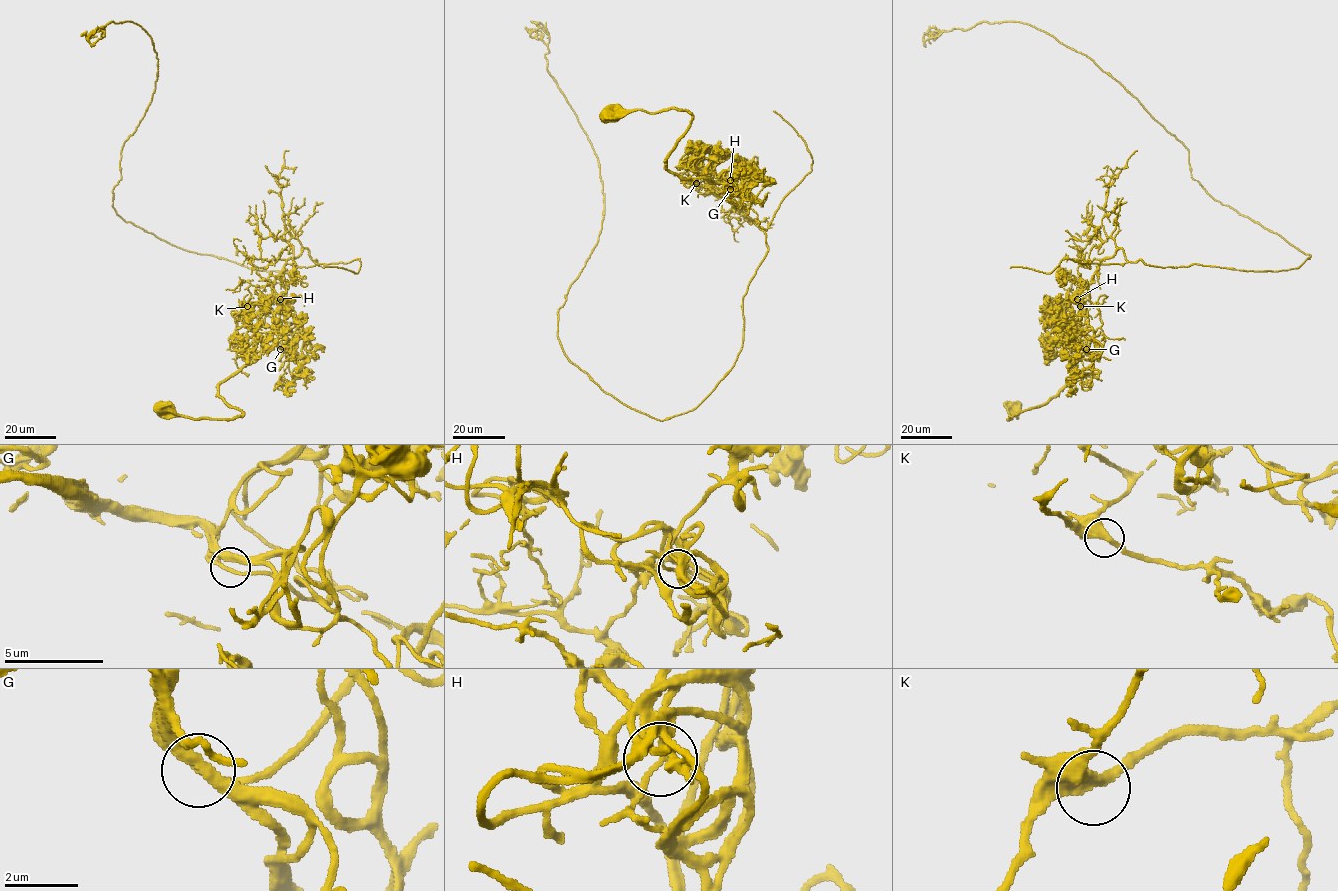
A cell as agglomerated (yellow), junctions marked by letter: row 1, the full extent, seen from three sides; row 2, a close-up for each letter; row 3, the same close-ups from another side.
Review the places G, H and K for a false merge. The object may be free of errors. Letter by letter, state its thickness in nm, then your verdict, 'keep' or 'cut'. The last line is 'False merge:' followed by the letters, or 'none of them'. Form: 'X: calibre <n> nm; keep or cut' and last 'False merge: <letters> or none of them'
G: calibre 160 nm; keep
H: calibre 150 nm; cut
K: calibre 420 nm; keep
False merge: H

